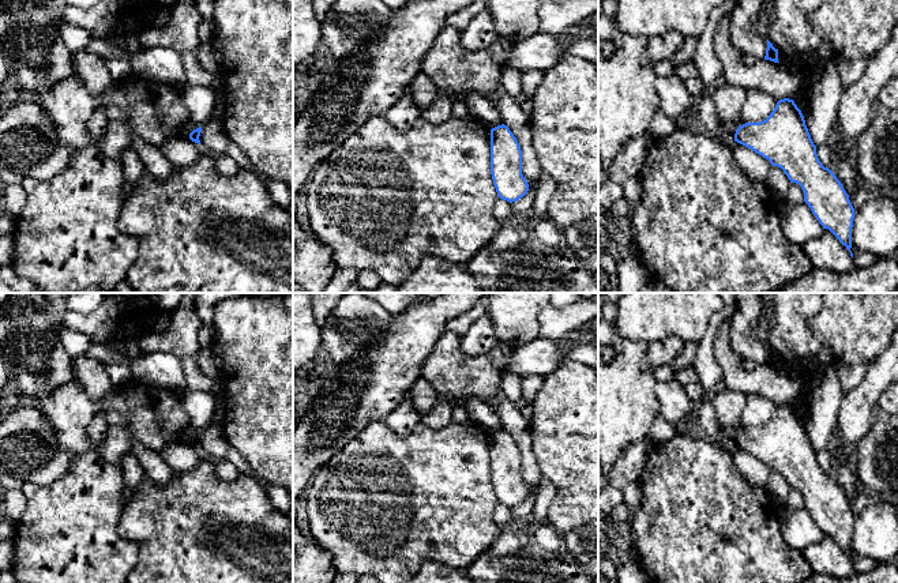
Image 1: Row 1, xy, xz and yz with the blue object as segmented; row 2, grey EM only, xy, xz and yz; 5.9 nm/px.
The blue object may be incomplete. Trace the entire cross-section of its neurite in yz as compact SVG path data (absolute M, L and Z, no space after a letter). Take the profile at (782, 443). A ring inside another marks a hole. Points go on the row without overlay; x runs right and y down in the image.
M779 405L774 415L763 426L740 430L736 435L734 447L769 464L773 471L784 475L790 488L799 489L804 497L804 507L815 523L823 534L829 534L846 552L853 563L850 553L854 514L841 486L819 466L804 421L793 405Z

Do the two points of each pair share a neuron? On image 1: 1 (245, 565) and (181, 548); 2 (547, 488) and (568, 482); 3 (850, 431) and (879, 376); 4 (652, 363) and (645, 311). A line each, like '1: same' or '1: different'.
1: same
2: different
3: same
4: different

